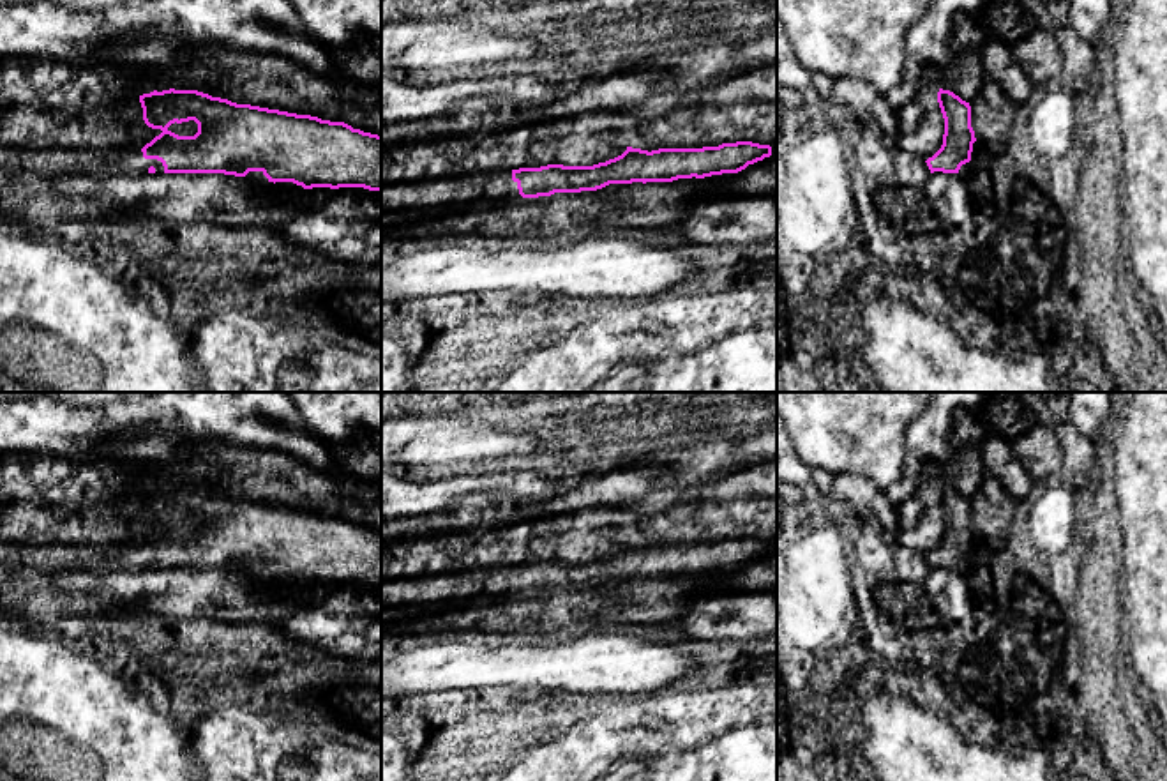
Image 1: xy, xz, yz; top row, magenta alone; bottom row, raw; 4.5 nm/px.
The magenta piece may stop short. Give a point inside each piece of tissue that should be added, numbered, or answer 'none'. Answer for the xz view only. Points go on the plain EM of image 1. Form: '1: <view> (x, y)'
1: xz (436, 589)

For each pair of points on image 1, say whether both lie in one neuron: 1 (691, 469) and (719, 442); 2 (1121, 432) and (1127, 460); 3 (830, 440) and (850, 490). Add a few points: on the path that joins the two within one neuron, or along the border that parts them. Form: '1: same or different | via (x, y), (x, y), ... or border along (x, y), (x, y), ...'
1: same | via (698, 463), (712, 449)
2: same | via (1127, 439), (1127, 453)
3: different | border along (835, 474), (860, 474), (880, 490)

